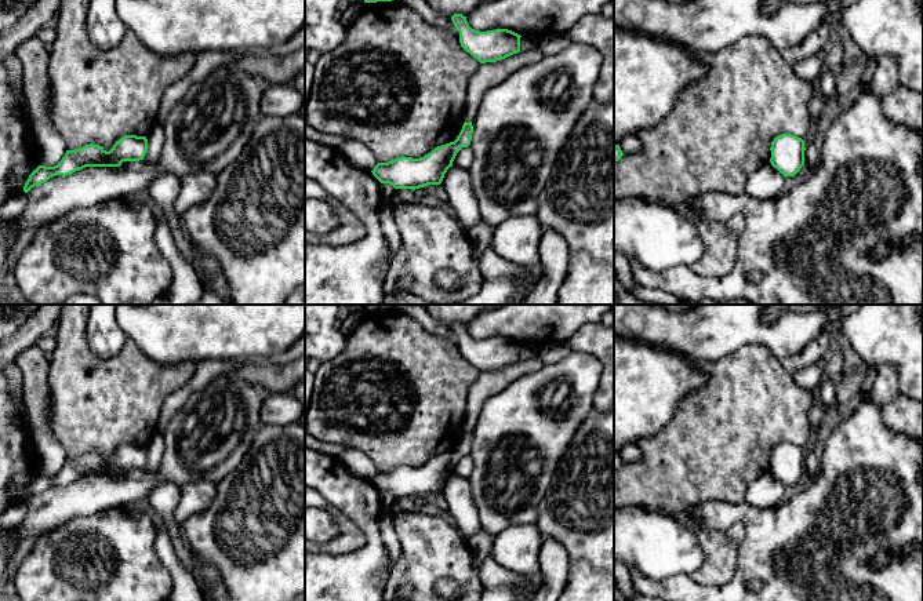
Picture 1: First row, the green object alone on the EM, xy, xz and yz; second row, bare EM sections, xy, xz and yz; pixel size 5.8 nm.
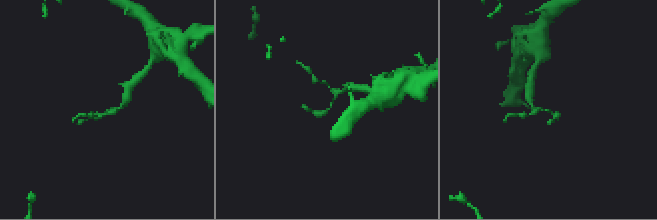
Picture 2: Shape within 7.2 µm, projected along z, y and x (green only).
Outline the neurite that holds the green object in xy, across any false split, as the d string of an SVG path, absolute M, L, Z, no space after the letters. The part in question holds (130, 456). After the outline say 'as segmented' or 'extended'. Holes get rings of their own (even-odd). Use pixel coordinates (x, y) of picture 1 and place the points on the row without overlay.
M126 444L116 449L113 456L106 460L99 454L86 454L75 459L66 459L62 469L54 476L39 474L28 487L23 500L47 491L55 484L70 484L86 476L120 476L123 470L143 469L148 460L146 445Z; as segmented

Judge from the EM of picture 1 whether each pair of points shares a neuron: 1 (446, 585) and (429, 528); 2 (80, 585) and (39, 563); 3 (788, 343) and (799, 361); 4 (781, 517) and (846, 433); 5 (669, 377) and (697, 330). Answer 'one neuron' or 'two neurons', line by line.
1: two neurons
2: one neuron
3: two neurons
4: one neuron
5: two neurons

